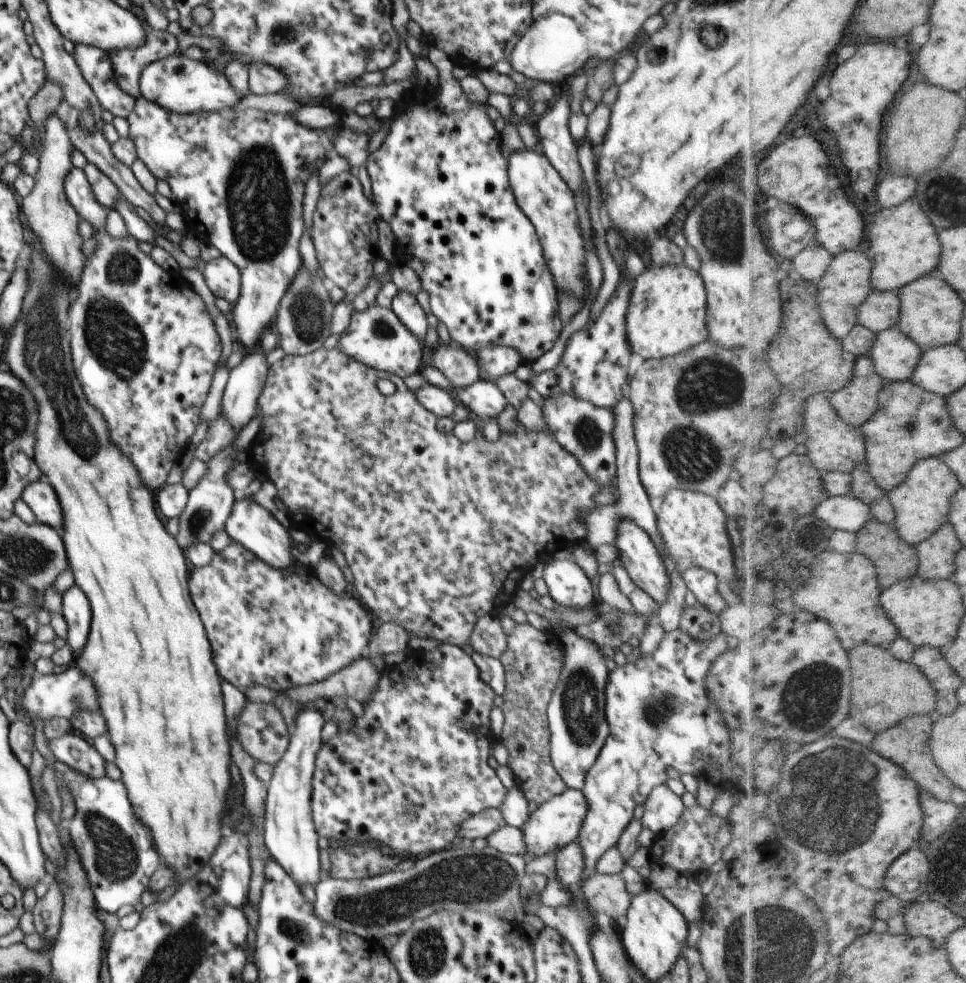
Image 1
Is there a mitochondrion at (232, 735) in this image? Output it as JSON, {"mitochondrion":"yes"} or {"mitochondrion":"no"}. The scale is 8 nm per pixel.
{"mitochondrion":"no"}

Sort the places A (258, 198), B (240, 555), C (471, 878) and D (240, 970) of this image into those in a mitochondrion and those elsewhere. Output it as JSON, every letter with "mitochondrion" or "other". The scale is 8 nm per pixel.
{"A":"mitochondrion","B":"other","C":"mitochondrion","D":"other"}

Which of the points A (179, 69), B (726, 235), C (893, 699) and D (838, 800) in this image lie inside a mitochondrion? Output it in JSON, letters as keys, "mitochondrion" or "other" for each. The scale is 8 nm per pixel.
{"A":"other","B":"mitochondrion","C":"other","D":"mitochondrion"}

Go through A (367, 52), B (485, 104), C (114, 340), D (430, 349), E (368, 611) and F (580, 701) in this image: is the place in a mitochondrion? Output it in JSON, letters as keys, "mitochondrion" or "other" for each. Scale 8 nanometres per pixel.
{"A":"other","B":"other","C":"mitochondrion","D":"other","E":"other","F":"mitochondrion"}

